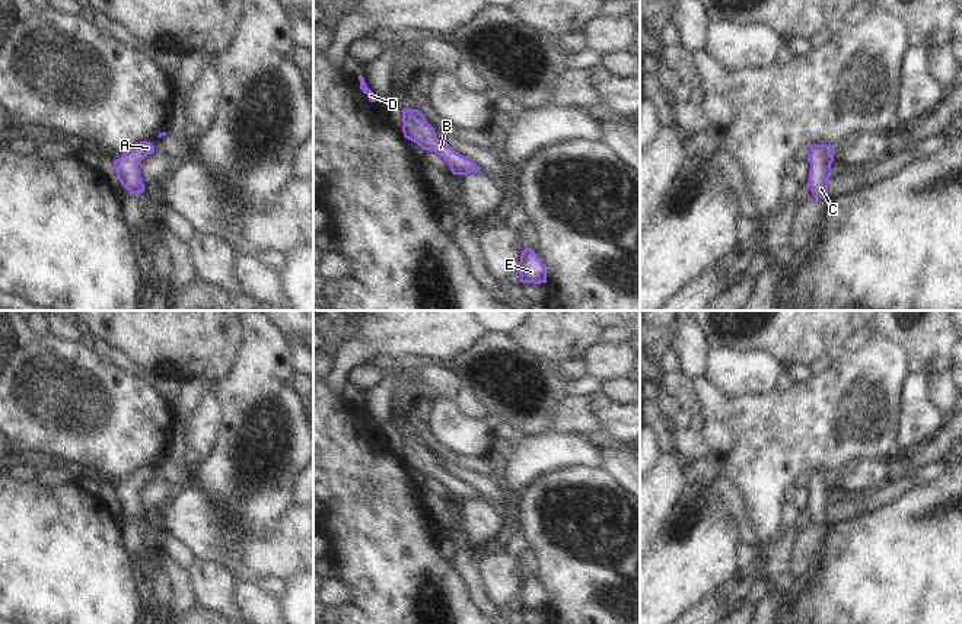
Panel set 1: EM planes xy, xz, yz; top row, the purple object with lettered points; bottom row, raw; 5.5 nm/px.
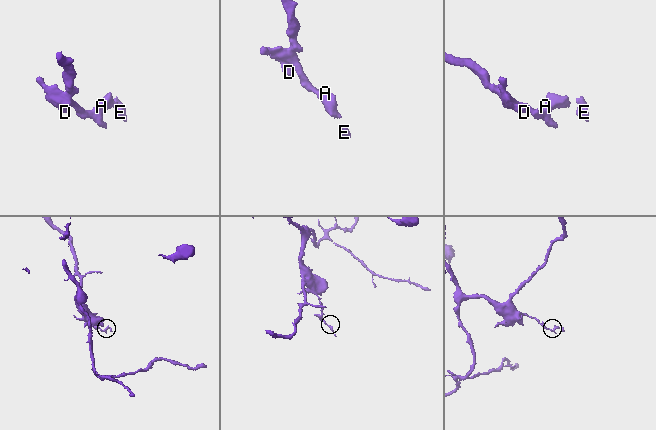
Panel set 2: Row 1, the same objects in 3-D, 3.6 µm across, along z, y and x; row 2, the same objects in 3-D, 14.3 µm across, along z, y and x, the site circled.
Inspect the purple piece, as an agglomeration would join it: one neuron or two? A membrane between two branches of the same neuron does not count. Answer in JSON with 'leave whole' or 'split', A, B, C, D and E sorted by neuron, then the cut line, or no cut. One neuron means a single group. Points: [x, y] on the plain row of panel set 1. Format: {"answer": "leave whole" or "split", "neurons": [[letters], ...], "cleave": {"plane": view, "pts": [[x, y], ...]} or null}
{"answer": "leave whole", "neurons": [["A", "B", "C", "D", "E"]], "cleave": null}

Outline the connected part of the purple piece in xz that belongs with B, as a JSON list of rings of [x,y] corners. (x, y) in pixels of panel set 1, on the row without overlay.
[[[402,436],[404,464],[417,469],[423,477],[431,477],[443,484],[453,502],[480,499],[480,494],[468,484],[456,480],[446,468],[436,464],[434,455],[418,436]]]

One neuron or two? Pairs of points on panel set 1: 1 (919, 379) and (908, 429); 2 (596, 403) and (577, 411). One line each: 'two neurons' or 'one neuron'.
1: one neuron
2: two neurons

